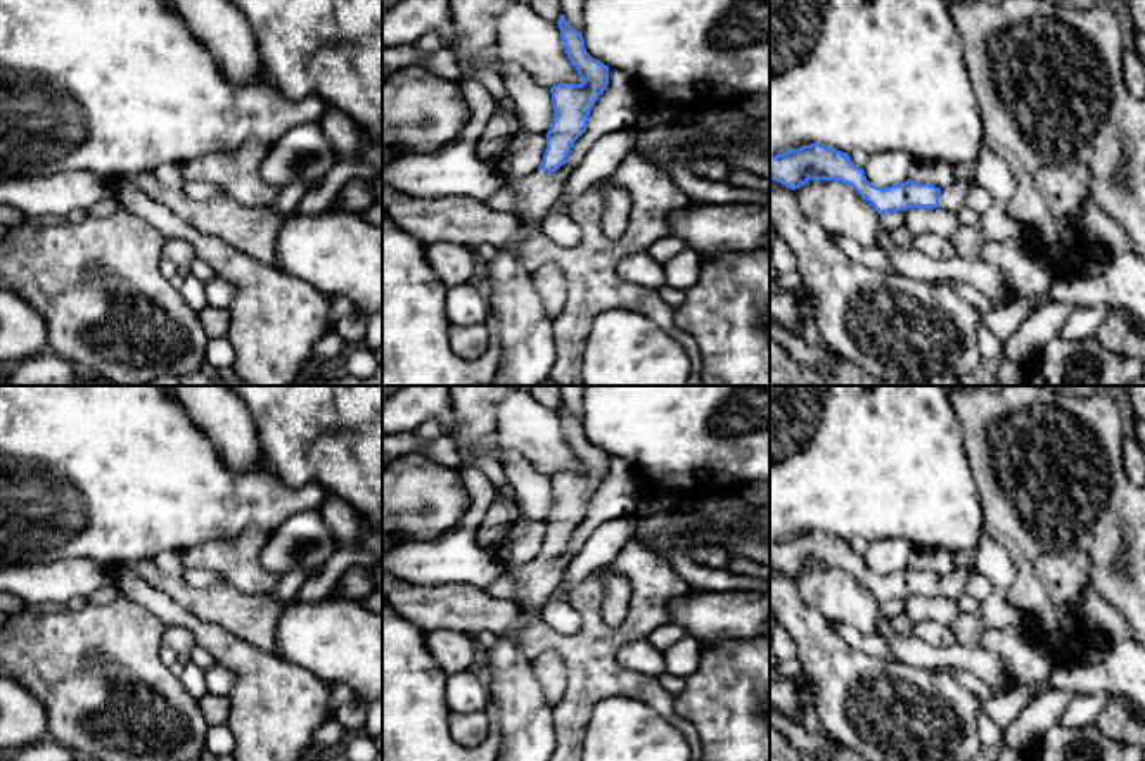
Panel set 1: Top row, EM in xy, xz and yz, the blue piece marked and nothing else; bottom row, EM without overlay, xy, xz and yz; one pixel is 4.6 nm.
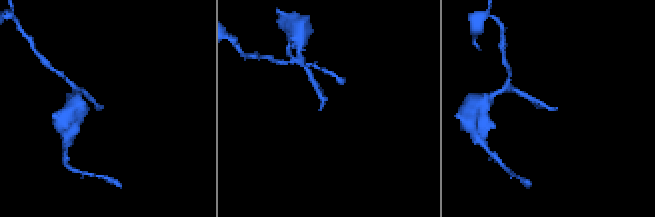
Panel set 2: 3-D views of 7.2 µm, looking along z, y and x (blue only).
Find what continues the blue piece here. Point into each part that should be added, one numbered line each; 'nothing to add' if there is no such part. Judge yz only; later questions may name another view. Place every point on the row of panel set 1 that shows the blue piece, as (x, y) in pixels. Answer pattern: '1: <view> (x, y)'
1: yz (953, 198)

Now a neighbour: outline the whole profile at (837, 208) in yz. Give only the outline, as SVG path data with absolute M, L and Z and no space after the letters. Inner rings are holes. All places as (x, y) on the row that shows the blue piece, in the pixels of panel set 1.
M808 180L796 189L801 211L827 233L875 247L884 228L880 214L851 185L839 180Z

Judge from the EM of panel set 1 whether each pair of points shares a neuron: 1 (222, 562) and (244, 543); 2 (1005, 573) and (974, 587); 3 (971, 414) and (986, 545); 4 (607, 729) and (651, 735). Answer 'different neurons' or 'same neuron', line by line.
1: same neuron
2: different neurons
3: different neurons
4: same neuron

